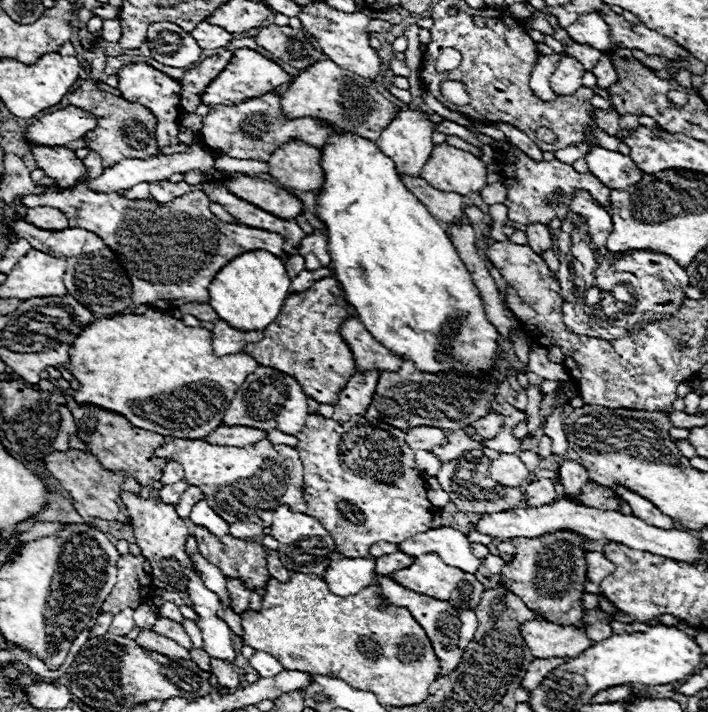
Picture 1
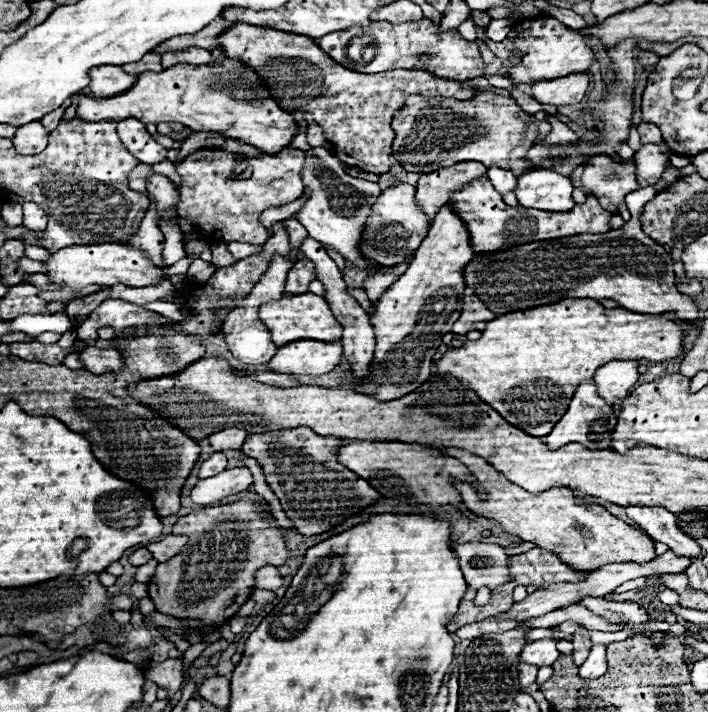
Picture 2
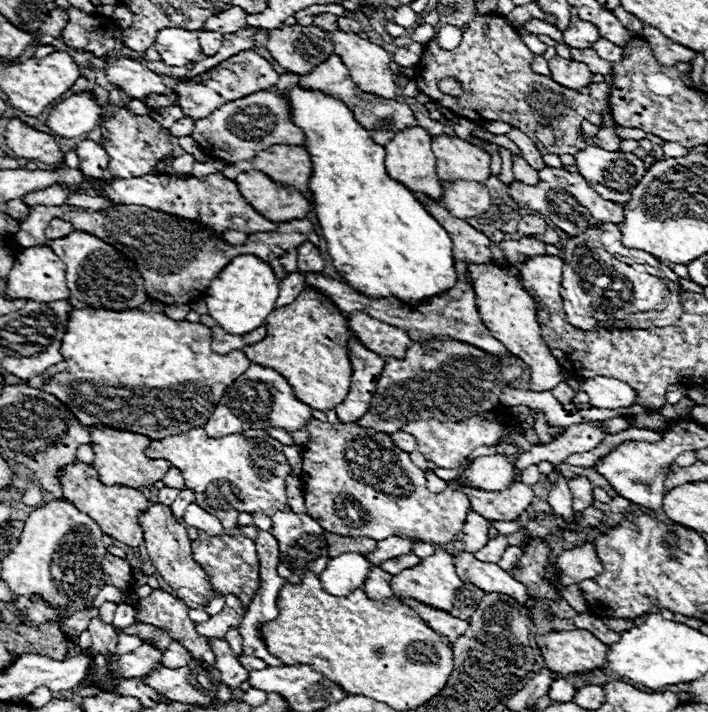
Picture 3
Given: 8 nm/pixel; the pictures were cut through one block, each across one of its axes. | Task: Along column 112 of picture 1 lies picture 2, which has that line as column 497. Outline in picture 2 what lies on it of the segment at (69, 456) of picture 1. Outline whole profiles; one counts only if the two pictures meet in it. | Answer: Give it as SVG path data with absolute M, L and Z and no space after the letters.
M442 450L444 454L458 458L468 470L474 474L476 482L488 492L488 500L478 500L478 494L472 490L470 484L454 482L454 486L460 490L464 504L484 516L494 518L502 524L506 534L518 536L524 542L536 544L536 548L548 550L556 554L564 564L572 566L572 570L588 572L596 570L610 562L636 562L644 564L656 558L654 552L654 540L648 538L648 534L628 526L624 520L612 516L604 506L598 504L582 504L582 498L572 496L572 490L568 488L552 488L542 494L530 494L522 490L516 484L510 484L504 474L494 470L484 458L468 454L466 450Z

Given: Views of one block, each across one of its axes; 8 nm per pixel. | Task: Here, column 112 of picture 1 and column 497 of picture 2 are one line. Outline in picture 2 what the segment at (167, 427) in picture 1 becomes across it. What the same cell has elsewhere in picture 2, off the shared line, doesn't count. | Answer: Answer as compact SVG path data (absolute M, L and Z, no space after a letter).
M566 298L556 304L536 306L528 310L508 312L486 322L480 340L466 342L458 350L448 350L436 362L436 374L454 376L464 386L476 392L482 402L488 402L506 422L532 436L546 436L554 424L564 416L574 396L576 386L582 380L594 376L594 372L610 360L648 360L664 362L676 358L682 350L682 330L676 322L664 320L664 314L636 314L626 308L604 308L590 298Z

